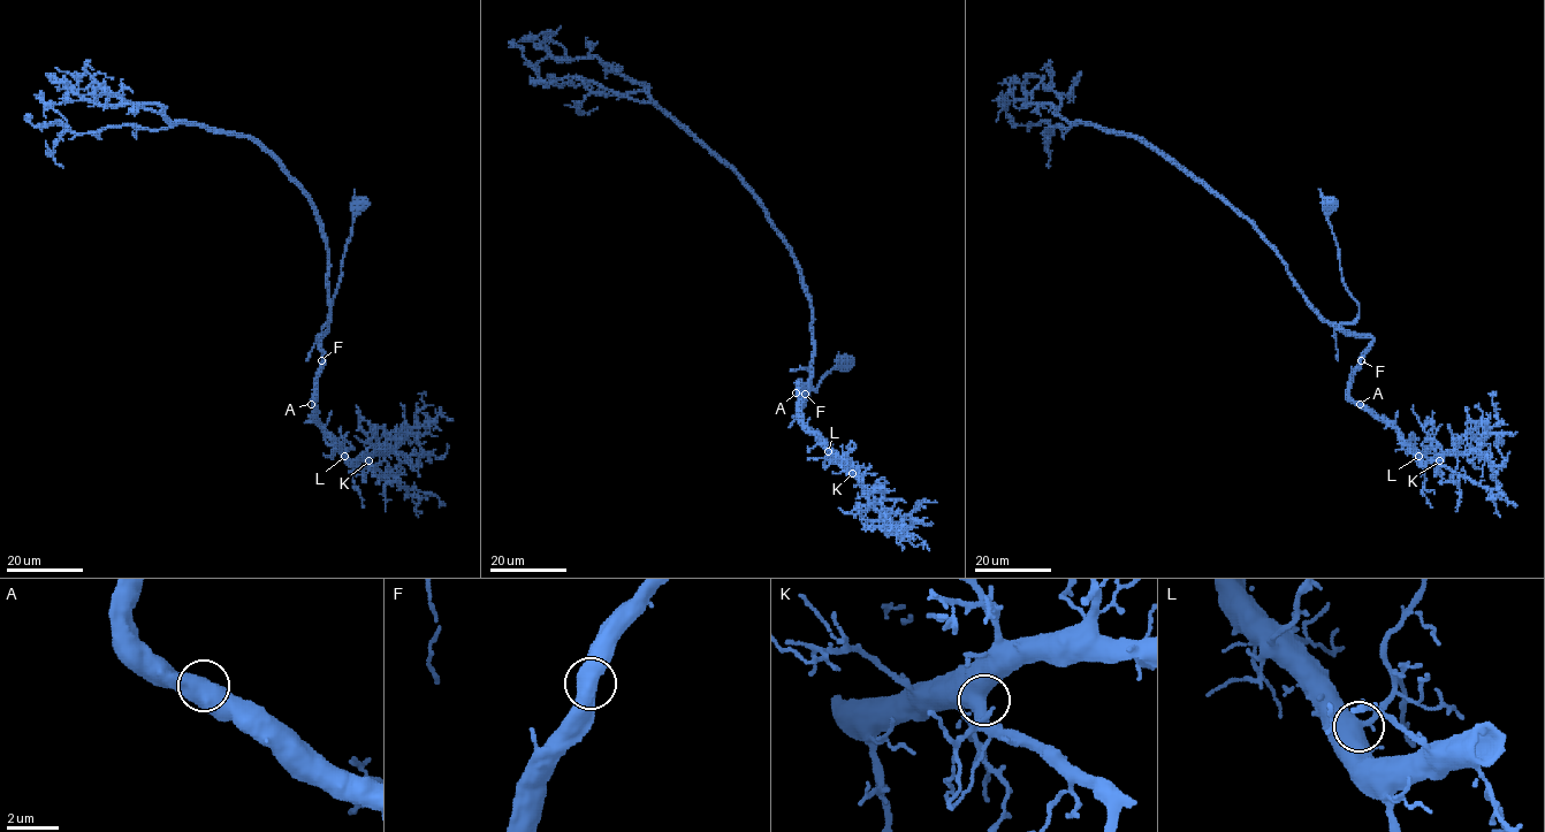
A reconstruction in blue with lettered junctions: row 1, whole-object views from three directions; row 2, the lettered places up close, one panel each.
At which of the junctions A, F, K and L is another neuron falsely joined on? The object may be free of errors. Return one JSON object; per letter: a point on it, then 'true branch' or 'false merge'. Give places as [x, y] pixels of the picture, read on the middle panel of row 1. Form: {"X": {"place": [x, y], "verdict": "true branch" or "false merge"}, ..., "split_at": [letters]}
{"A": {"place": [796, 392], "verdict": "true branch"}, "F": {"place": [805, 394], "verdict": "true branch"}, "K": {"place": [852, 473], "verdict": "true branch"}, "L": {"place": [828, 451], "verdict": "true branch"}, "split_at": []}

